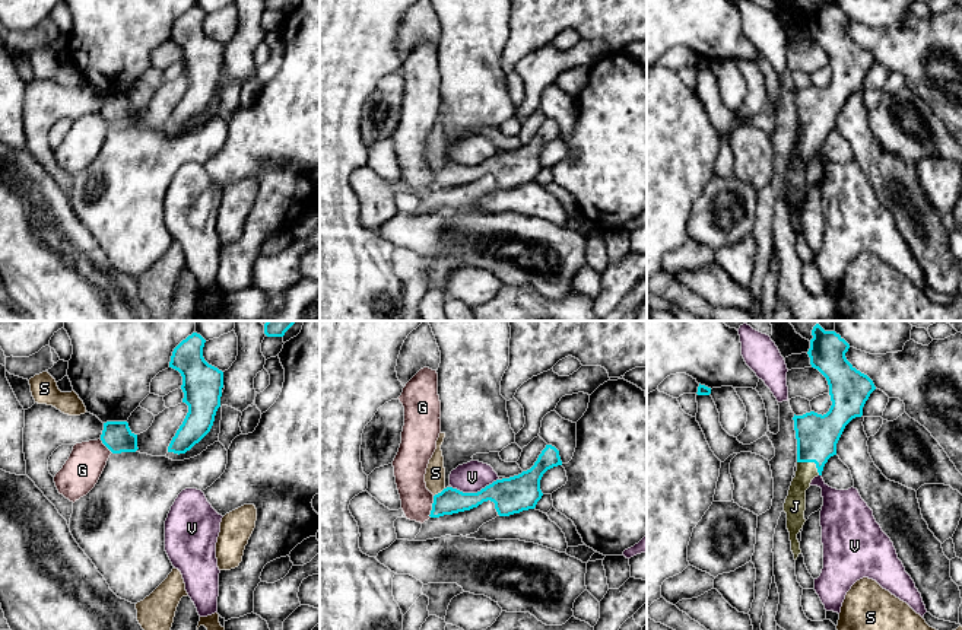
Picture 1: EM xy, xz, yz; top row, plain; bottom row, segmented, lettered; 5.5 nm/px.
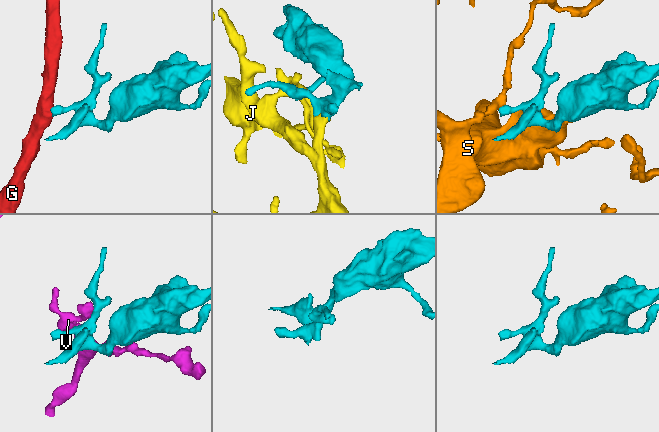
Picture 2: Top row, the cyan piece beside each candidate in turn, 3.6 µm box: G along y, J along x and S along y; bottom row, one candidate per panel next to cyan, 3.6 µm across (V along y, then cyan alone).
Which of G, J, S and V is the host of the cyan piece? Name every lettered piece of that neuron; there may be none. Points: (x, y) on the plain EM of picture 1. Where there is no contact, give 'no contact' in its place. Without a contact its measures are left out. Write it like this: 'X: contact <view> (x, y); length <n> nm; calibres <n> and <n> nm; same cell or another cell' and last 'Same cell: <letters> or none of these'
G: contact xz (432, 180); length 120 nm; calibres 150 and 180 nm; another cell
J: contact yz (812, 134); length 150 nm; calibres 220 and 110 nm; same cell
S: contact xz (438, 166); length 80 nm; calibres 150 and 110 nm; another cell
V: contact xz (473, 166); length 260 nm; calibres 200 and 170 nm; another cell
Same cell: J

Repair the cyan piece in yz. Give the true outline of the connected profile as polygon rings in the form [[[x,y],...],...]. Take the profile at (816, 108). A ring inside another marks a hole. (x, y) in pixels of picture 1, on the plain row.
[[[813,0],[812,9],[813,12],[810,13],[810,22],[807,25],[810,38],[826,51],[832,79],[823,89],[810,85],[803,89],[794,88],[793,90],[797,112],[797,144],[784,176],[784,185],[787,187],[787,203],[790,206],[794,233],[797,233],[801,226],[797,207],[806,195],[806,163],[810,160],[815,150],[822,149],[828,133],[836,128],[836,117],[845,99],[853,92],[863,89],[863,80],[870,67],[876,63],[873,54],[847,34],[845,26],[848,25],[850,18],[839,7],[835,4],[825,4],[822,0]]]

